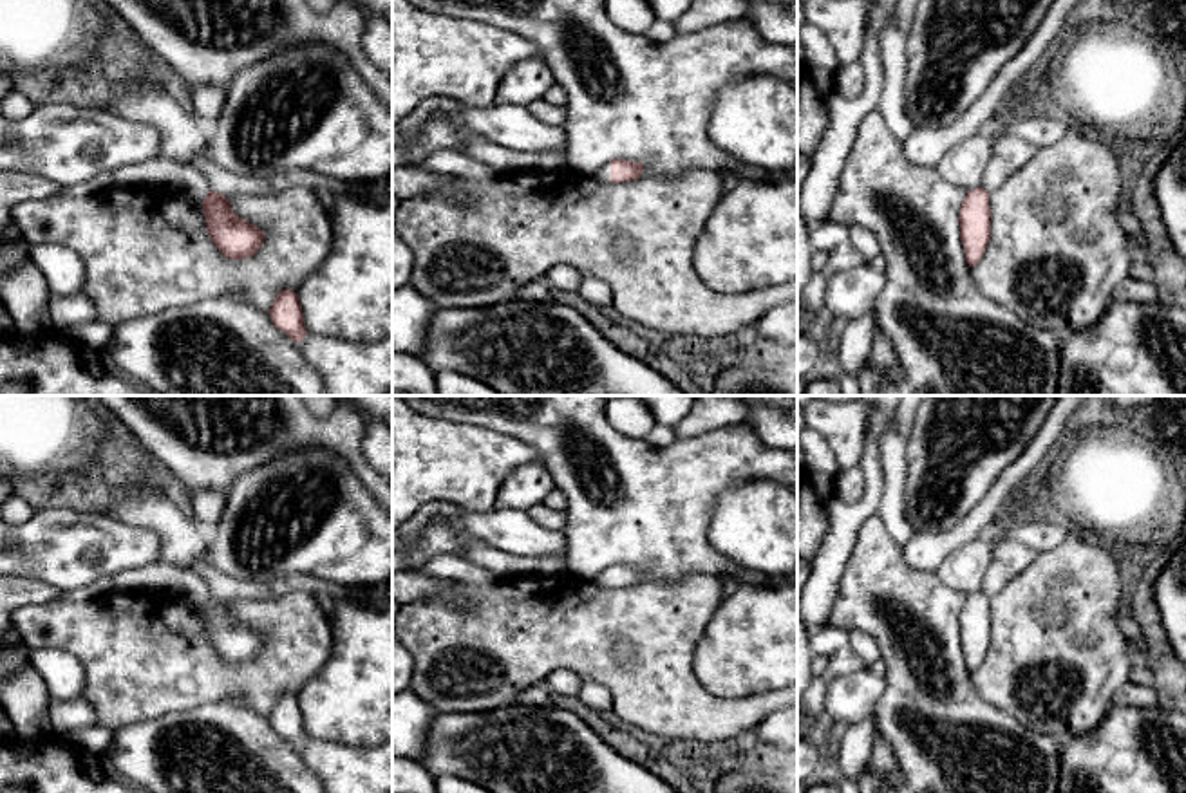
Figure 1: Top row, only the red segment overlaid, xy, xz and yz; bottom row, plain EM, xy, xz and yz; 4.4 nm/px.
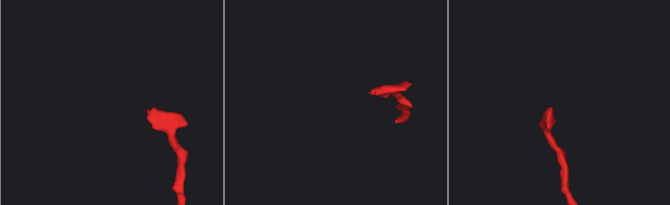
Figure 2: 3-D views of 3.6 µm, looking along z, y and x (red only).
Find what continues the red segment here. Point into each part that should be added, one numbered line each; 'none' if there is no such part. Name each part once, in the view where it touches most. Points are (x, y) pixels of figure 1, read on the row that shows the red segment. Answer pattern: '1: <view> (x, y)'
1: xz (602, 174)

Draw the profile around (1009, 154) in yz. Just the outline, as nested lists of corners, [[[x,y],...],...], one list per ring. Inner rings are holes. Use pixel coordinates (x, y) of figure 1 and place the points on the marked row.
[[[1000,134],[994,139],[993,157],[987,164],[982,188],[989,193],[998,190],[1014,172],[1018,172],[1036,152],[1031,143]]]

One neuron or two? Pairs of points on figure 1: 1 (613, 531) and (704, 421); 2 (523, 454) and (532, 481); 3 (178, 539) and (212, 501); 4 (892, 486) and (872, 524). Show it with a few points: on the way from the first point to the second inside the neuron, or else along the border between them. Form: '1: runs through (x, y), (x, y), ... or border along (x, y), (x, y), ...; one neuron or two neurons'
1: border along (734, 425), (677, 438); two neurons
2: border along (537, 461), (519, 463), (503, 479), (498, 494); two neurons
3: border along (192, 517), (208, 535); two neurons
4: border along (877, 513), (886, 533), (901, 548); two neurons

